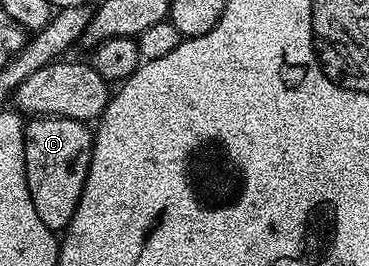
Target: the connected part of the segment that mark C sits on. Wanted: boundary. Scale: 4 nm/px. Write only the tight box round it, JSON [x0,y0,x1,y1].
[24,116,94,232]

